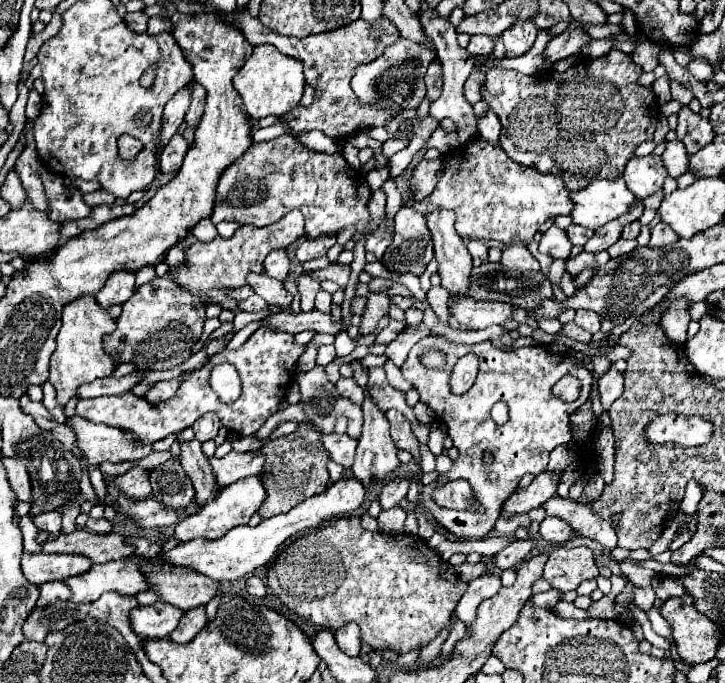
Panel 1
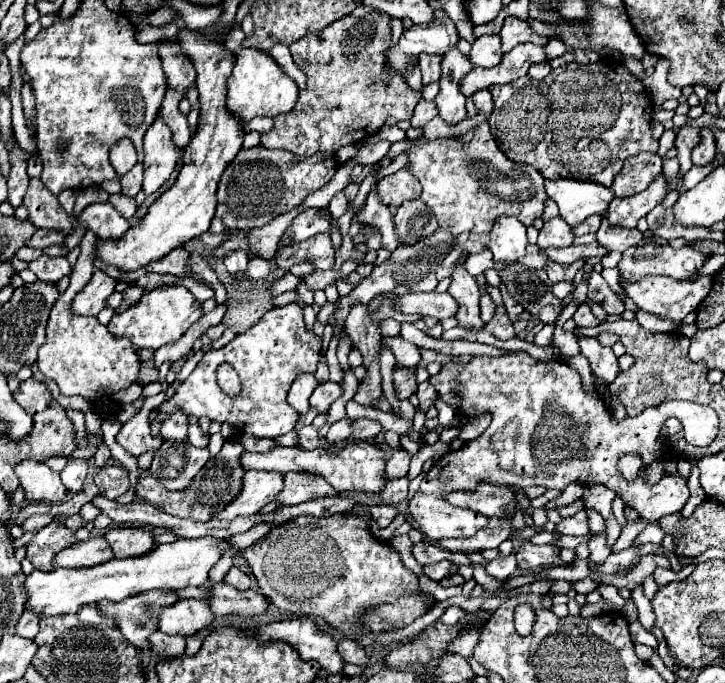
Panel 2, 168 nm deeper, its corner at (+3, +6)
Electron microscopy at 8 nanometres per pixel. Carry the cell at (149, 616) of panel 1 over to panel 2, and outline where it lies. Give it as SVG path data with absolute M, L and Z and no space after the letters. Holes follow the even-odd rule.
M178 600L172 606L164 606L158 616L158 630L164 634L190 636L202 628L208 628L214 614L204 600Z

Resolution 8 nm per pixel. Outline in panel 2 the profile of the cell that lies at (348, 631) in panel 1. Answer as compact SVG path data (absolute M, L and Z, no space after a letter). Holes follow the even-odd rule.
M342 638L338 642L338 650L348 664L366 664L368 662L364 648L354 638Z

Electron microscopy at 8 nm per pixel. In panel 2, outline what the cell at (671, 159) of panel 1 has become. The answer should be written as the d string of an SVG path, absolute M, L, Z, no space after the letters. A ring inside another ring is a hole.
M684 126L684 128L680 128L680 132L676 134L674 148L676 148L676 158L678 158L678 162L680 162L680 176L684 176L684 174L692 168L690 152L692 152L692 146L696 146L696 142L700 140L698 132L700 132L698 126Z

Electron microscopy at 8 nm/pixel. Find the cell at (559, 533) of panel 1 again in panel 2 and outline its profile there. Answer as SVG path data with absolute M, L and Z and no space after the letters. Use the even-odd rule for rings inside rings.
M574 514L570 518L560 520L560 524L556 526L558 534L570 534L570 536L586 536L588 534L588 522L586 522L586 514Z

